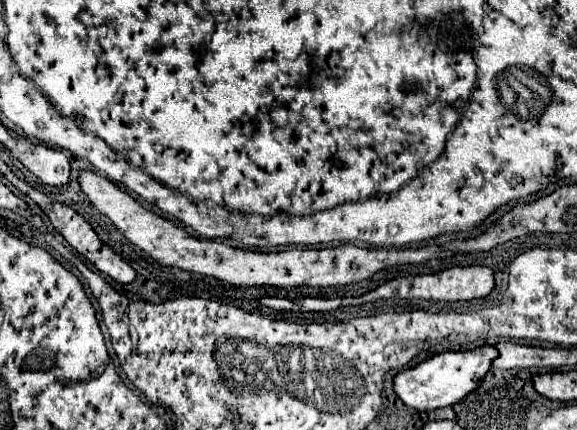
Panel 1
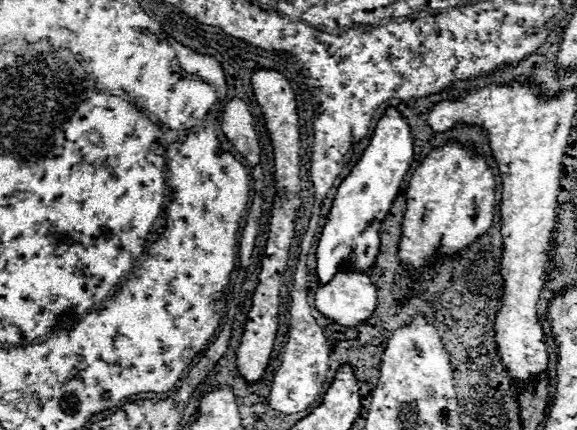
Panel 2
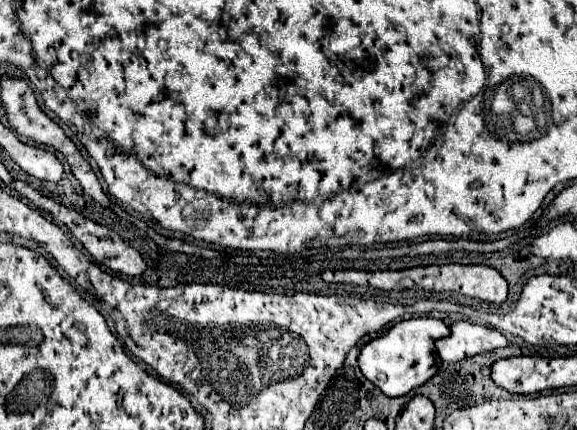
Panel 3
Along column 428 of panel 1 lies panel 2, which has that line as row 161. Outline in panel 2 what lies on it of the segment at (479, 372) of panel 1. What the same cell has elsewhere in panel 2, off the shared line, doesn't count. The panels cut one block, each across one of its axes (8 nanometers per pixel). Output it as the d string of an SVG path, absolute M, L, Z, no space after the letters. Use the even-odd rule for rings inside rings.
M388 106L372 132L370 144L336 190L326 226L316 248L316 274L320 284L330 282L342 264L354 266L362 272L372 266L380 246L380 224L398 196L400 184L412 162L412 154L414 146L408 120L394 106Z

